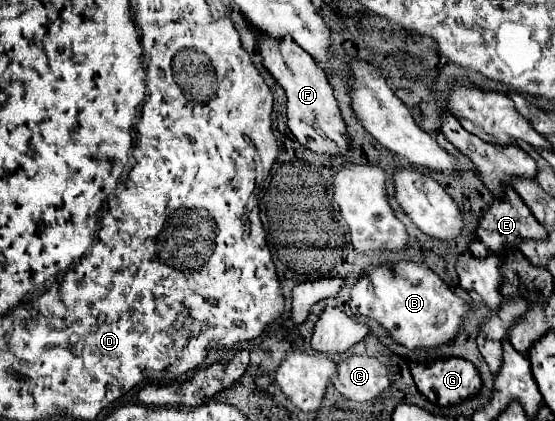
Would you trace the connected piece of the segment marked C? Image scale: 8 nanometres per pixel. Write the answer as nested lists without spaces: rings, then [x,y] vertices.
[[[347,356],[343,362],[339,362],[339,374],[333,378],[333,386],[337,392],[341,392],[351,402],[373,402],[381,394],[385,394],[391,388],[391,382],[387,378],[387,368],[371,356]]]

